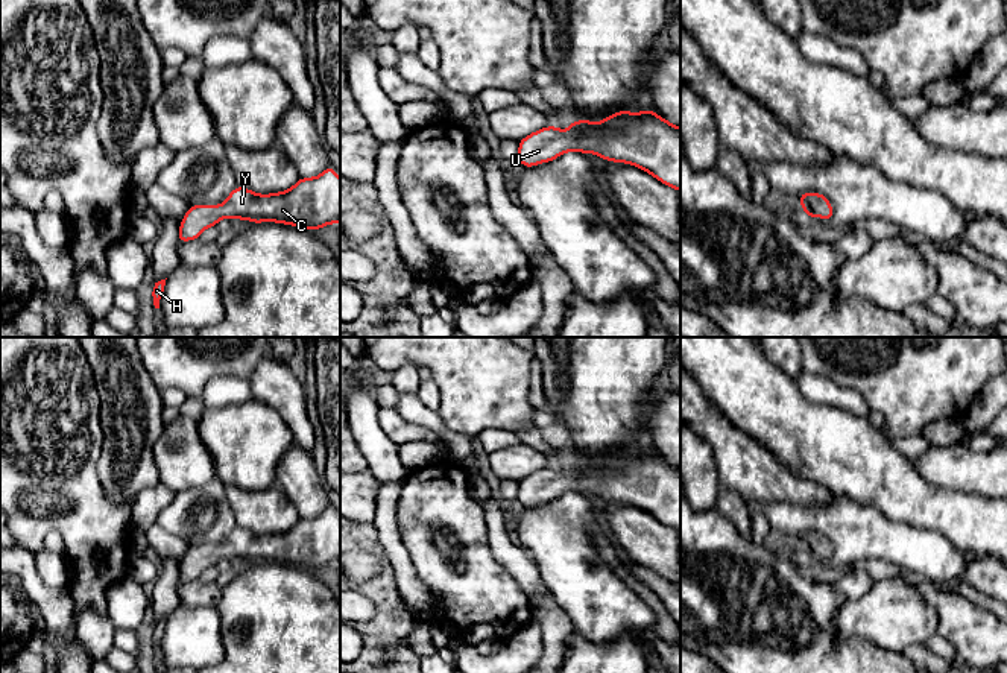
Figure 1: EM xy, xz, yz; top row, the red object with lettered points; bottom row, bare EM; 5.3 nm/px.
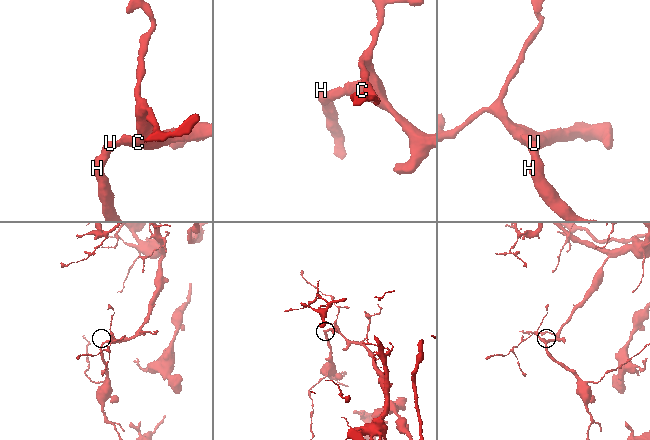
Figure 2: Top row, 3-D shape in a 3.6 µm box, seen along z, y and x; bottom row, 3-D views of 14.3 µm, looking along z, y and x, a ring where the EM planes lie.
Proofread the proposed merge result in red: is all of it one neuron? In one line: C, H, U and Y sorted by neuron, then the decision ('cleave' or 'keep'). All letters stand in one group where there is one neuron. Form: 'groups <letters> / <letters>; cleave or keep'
groups C H U Y; keep

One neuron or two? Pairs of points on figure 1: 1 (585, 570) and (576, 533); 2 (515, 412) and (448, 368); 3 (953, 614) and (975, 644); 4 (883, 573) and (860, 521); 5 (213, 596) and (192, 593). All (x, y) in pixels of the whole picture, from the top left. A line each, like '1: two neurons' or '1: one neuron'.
1: one neuron
2: one neuron
3: one neuron
4: two neurons
5: one neuron

